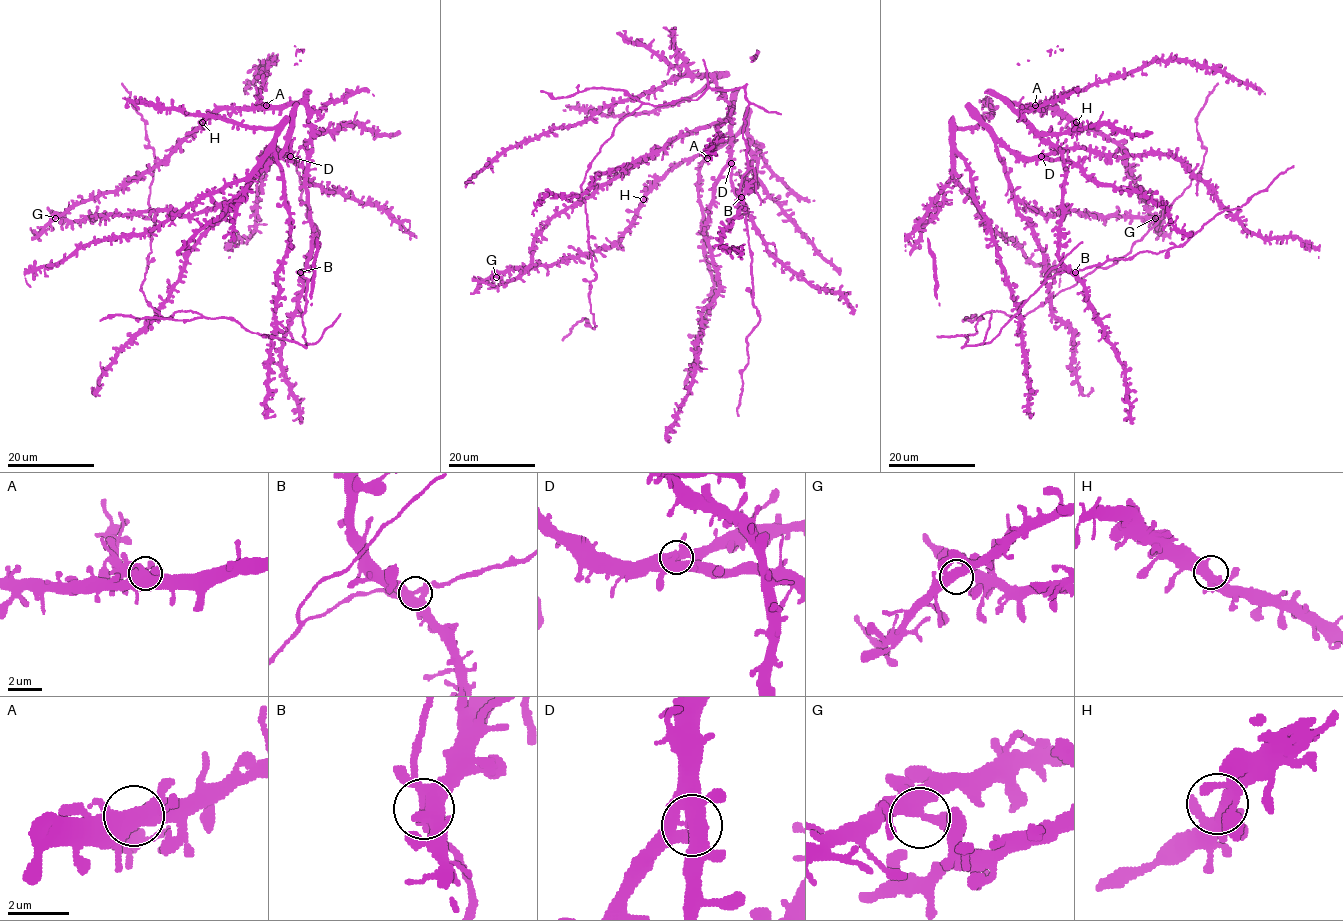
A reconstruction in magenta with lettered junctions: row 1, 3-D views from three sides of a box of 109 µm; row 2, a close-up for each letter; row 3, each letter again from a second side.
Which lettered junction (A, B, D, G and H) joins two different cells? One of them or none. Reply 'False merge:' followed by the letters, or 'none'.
False merge: none

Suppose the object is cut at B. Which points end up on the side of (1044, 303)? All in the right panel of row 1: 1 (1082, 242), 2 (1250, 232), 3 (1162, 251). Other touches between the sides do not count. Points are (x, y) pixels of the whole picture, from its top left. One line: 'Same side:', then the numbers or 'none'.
Same side: 1, 2

